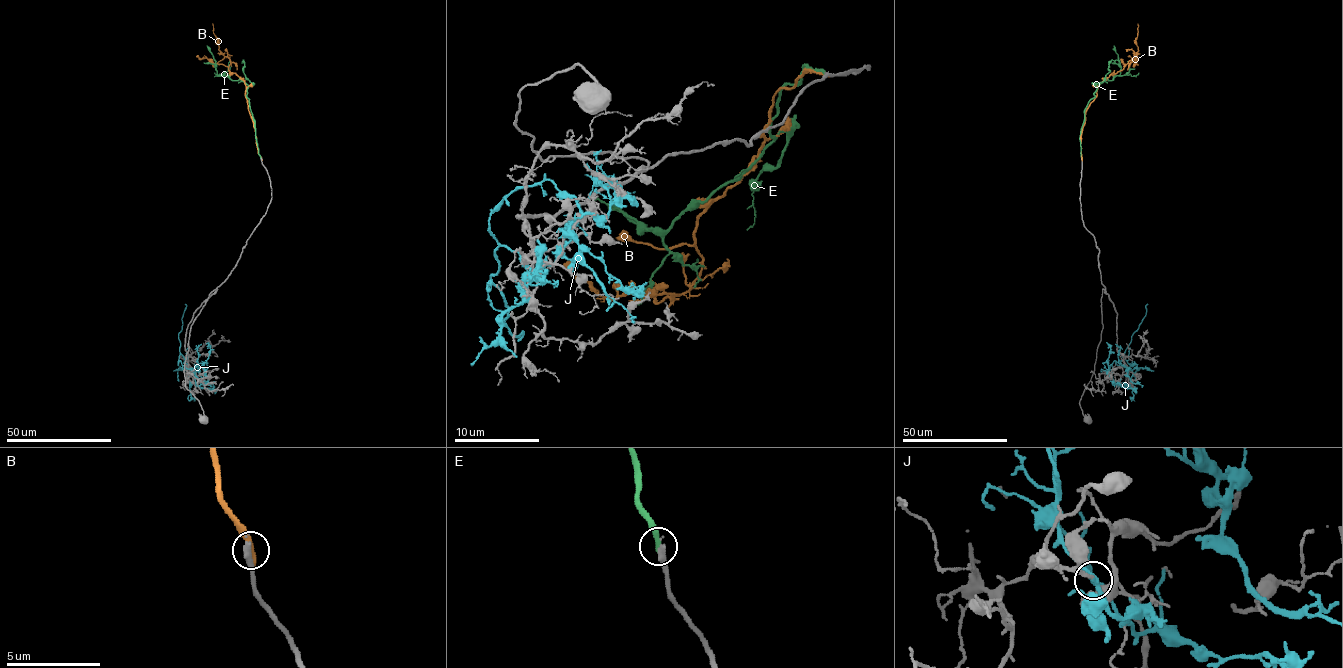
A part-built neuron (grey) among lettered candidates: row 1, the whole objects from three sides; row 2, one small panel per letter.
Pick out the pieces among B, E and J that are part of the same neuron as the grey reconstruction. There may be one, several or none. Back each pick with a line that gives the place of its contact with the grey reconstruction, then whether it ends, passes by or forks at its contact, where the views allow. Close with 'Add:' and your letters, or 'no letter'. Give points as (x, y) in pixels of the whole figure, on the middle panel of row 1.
E: Touches grey at (825, 73). It ends there
Add: E

